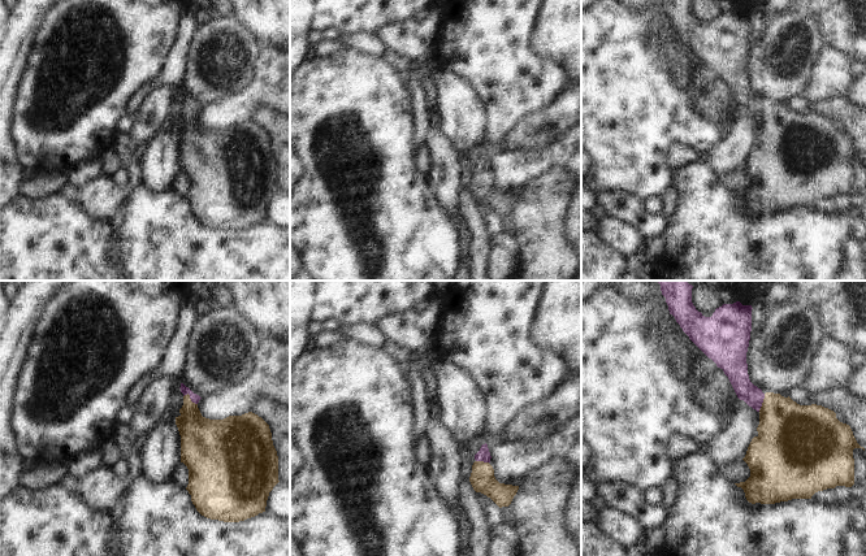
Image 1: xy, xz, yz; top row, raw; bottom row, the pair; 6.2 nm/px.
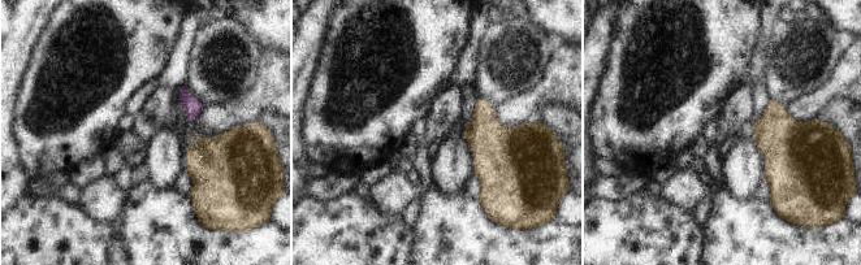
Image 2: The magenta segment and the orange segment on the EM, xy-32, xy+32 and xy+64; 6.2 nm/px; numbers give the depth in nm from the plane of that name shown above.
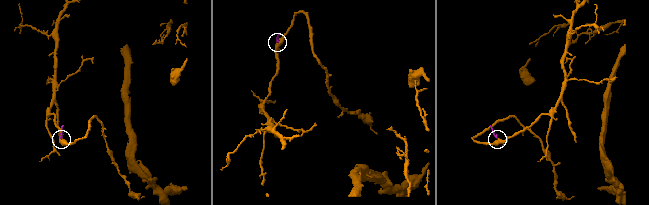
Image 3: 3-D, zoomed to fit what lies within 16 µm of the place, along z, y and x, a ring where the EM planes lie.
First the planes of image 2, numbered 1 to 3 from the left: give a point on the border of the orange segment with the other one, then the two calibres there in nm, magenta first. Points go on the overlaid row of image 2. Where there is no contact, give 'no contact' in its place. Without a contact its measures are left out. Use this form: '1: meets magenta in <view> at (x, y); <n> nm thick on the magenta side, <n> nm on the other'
1: no contact
2: no contact
3: no contact

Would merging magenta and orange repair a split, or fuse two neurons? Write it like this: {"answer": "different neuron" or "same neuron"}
{"answer": "same neuron"}

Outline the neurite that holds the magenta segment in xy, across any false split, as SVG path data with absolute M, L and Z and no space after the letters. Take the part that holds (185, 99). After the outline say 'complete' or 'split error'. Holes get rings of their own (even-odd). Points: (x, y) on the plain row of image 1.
M181 92L183 114L176 134L181 144L181 171L189 178L186 199L196 220L211 229L239 231L265 221L269 201L278 190L278 165L273 155L269 134L257 123L248 121L242 125L229 125L224 129L209 129L202 125L198 112L202 108Z; split error

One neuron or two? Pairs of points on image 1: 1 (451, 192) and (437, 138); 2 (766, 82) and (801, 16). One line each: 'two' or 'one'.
1: one
2: one

